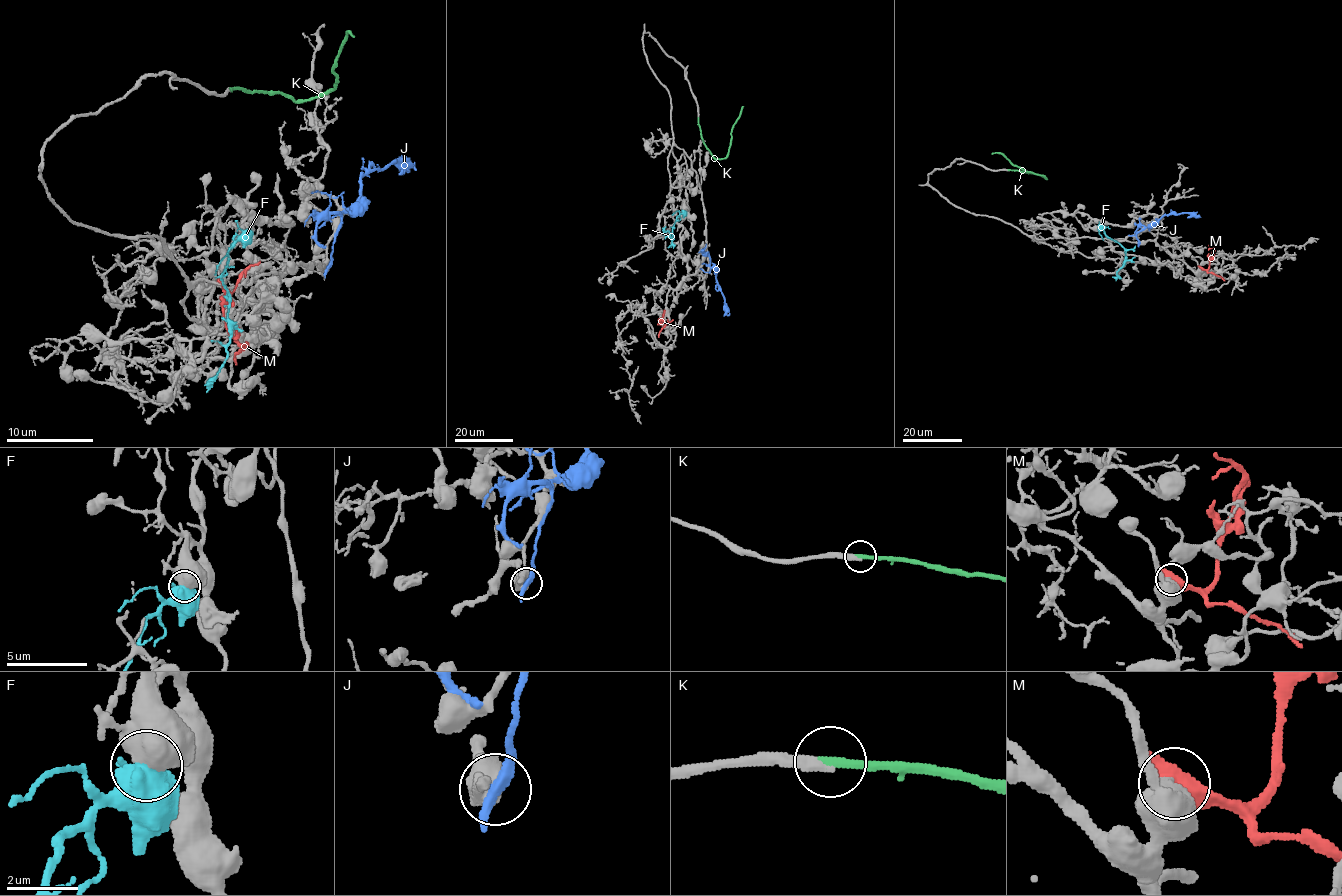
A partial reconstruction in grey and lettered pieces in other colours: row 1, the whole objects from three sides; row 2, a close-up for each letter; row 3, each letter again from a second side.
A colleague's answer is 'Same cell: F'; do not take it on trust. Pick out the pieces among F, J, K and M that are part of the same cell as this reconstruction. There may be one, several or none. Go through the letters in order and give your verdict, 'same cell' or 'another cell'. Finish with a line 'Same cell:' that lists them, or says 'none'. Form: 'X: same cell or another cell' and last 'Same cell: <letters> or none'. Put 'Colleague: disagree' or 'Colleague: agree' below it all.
F: same cell
J: another cell
K: same cell
M: another cell
Same cell: F, K
Colleague: disagree

